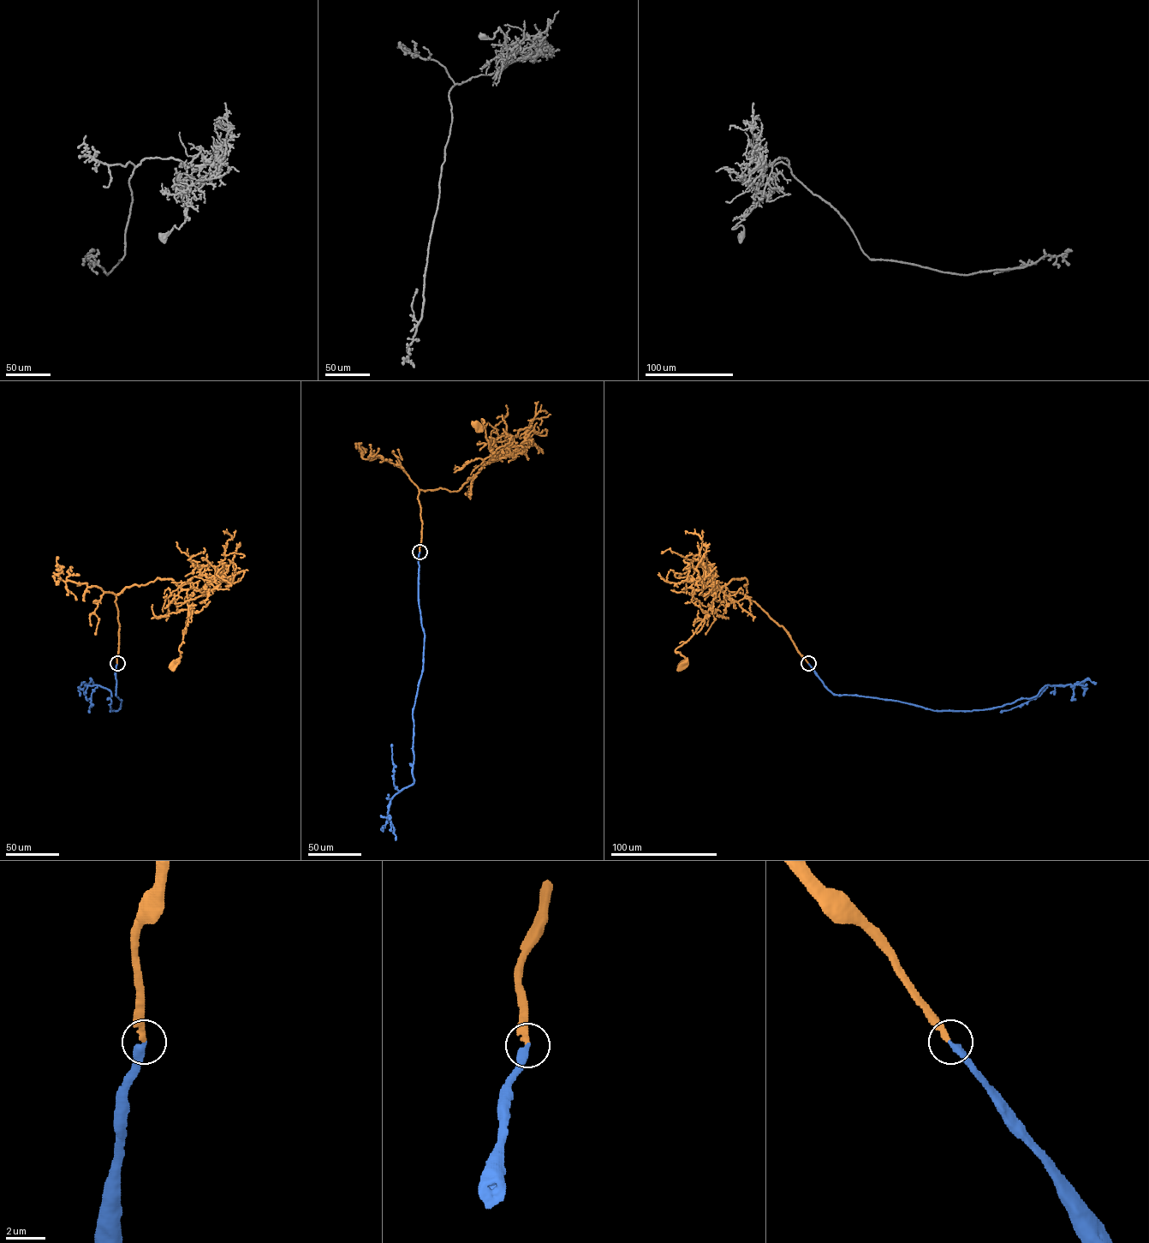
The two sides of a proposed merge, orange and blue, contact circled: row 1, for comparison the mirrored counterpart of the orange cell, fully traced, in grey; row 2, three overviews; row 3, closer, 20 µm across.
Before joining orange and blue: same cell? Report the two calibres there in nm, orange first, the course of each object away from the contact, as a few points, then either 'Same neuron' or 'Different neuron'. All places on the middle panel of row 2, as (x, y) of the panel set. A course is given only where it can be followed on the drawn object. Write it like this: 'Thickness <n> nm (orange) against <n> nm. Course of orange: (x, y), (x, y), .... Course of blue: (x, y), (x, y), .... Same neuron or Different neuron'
Thickness 260 nm (orange) against 360 nm. Course of orange: (419, 552), (419, 490), (457, 491), (490, 462), (483, 420), (481, 429), (474, 426). Course of blue: (419, 552), (418, 600), (424, 638), (422, 672), (413, 711), (413, 782), (400, 791), (394, 783), (392, 744). Same neuron

